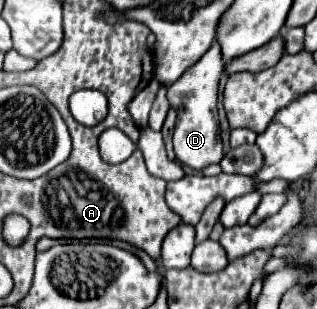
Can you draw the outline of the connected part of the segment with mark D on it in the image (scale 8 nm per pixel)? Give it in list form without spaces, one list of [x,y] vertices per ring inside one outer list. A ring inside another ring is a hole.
[[[214,40],[210,50],[192,68],[188,68],[178,82],[168,86],[168,102],[178,112],[174,128],[174,152],[176,160],[188,168],[204,170],[206,166],[224,158],[222,140],[218,136],[218,86],[224,70],[226,66],[222,60],[222,50],[218,48],[218,40]]]

